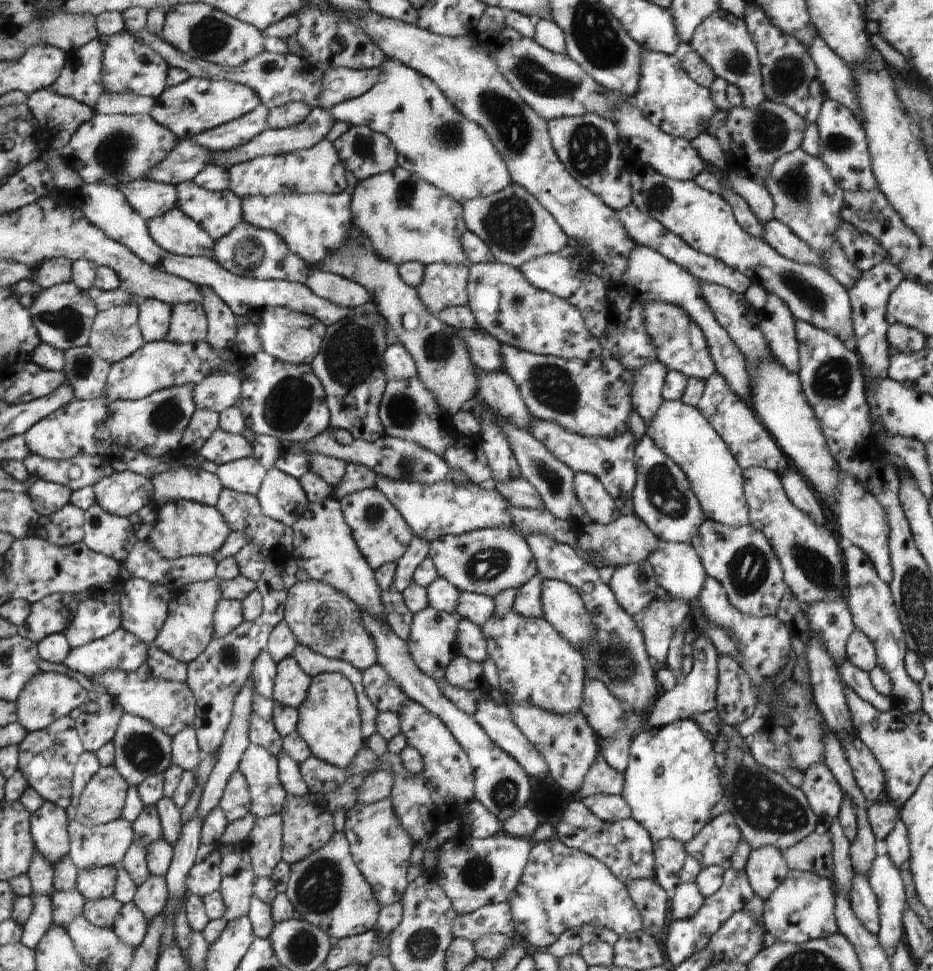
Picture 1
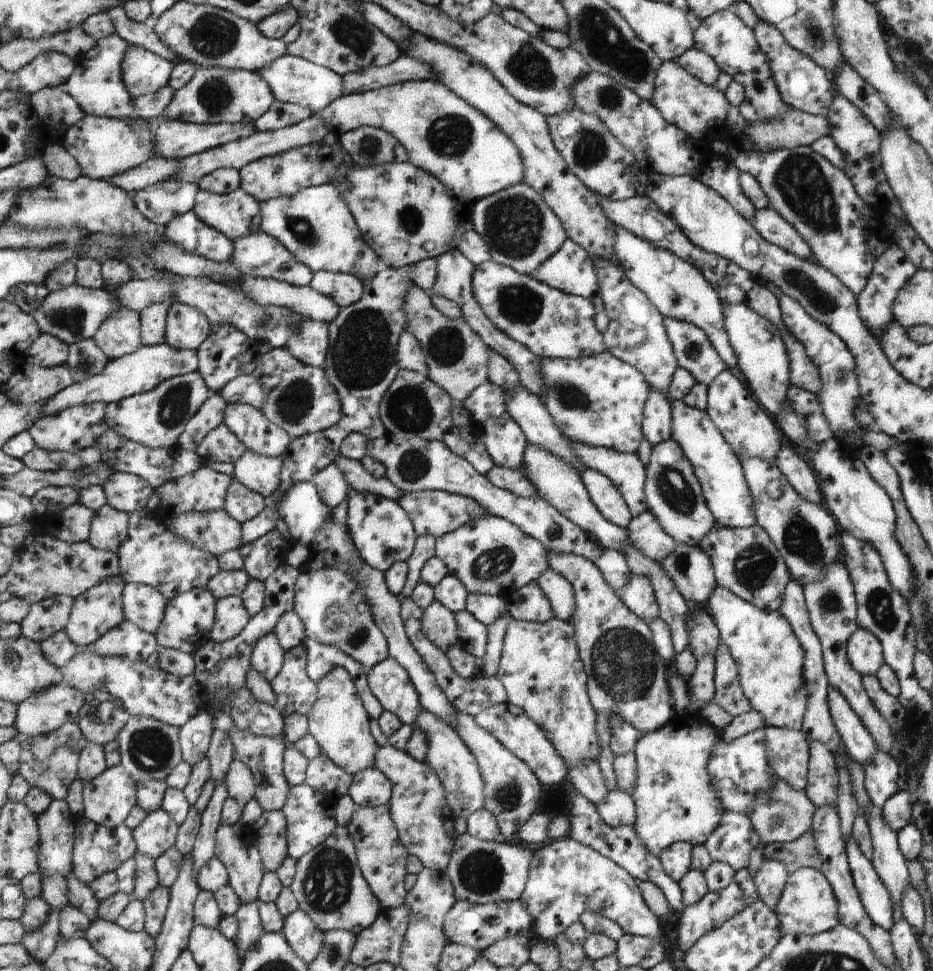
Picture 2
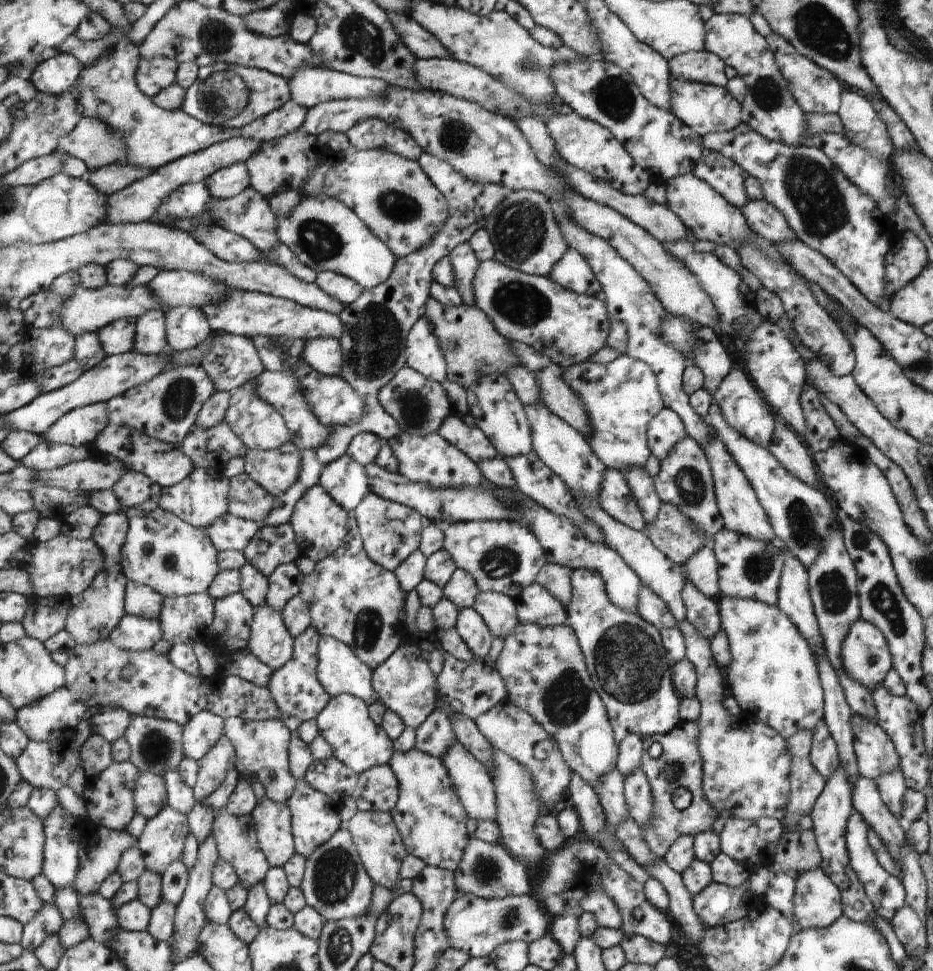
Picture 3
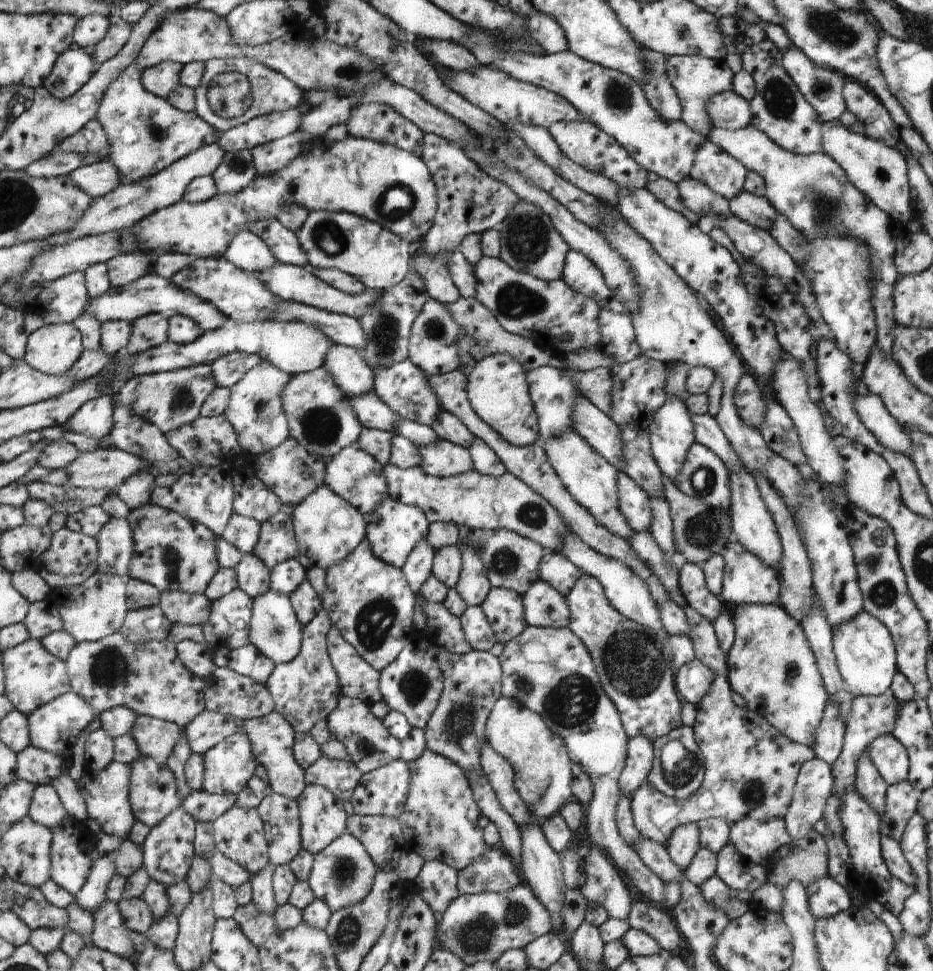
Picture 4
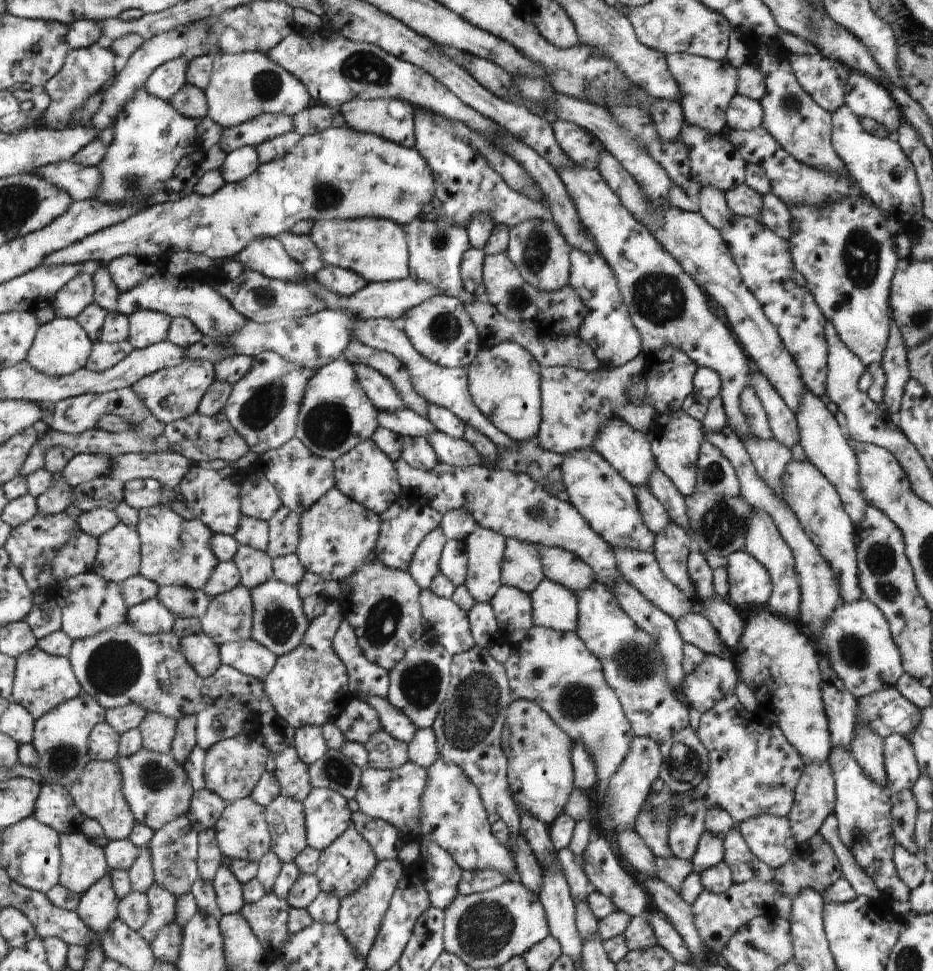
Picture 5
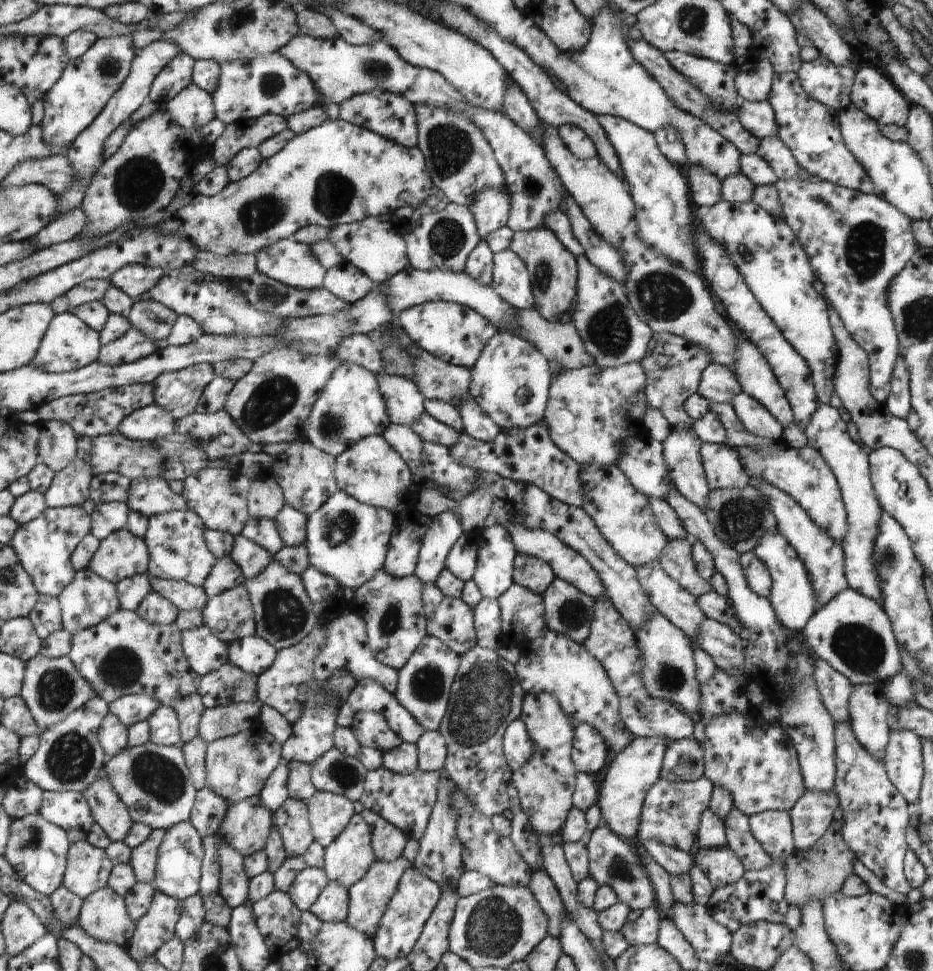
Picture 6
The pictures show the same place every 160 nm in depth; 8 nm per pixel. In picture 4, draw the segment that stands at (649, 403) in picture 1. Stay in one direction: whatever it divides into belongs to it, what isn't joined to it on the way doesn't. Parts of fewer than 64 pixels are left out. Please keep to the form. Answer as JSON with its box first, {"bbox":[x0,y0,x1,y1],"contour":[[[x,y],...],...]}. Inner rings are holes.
{"bbox":[649,395,695,480],"contour":[[[670,395],[649,425],[649,441],[661,474],[674,480],[681,471],[689,446],[695,441],[694,425],[685,403]]]}

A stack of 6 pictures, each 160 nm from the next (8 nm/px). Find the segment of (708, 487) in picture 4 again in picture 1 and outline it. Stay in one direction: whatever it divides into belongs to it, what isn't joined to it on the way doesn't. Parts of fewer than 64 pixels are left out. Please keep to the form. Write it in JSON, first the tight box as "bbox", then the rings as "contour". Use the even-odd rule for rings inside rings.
{"bbox":[632,434,706,543],"contour":[[[646,434],[637,442],[634,456],[637,472],[635,487],[632,491],[634,514],[646,523],[646,526],[657,535],[659,540],[675,543],[690,543],[706,519],[705,513],[701,509],[700,503],[690,486],[690,481],[686,478],[680,466],[669,456],[666,456],[657,443],[653,441],[653,438]]]}

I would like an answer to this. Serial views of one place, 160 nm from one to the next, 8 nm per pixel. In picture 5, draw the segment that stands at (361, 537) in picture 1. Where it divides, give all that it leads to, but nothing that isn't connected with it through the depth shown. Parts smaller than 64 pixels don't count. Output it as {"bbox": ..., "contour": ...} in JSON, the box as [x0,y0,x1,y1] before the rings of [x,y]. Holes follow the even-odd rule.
{"bbox":[372,498,443,571],"contour":[[[397,498],[390,508],[380,517],[380,534],[372,554],[380,559],[387,567],[394,567],[401,571],[408,571],[412,564],[414,553],[420,548],[421,542],[429,533],[440,526],[443,515],[438,514],[431,506],[426,506],[420,500],[409,498]]]}

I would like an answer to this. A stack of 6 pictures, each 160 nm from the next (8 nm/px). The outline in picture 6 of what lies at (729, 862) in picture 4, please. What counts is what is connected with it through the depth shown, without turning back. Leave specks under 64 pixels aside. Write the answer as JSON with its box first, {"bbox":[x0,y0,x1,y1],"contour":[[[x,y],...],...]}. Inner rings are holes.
{"bbox":[724,806,773,871],"contour":[[[736,806],[724,818],[724,828],[727,846],[745,864],[745,871],[762,870],[773,862],[765,848],[754,838],[750,829],[750,820]]]}

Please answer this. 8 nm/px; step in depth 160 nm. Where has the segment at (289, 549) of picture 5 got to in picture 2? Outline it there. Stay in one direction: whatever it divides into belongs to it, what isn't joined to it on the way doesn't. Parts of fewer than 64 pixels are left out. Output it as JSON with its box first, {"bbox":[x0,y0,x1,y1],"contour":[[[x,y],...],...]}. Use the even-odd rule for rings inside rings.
{"bbox":[240,529,291,583],"contour":[[[272,529],[254,542],[240,546],[246,574],[250,579],[264,583],[274,569],[282,564],[283,561],[279,560],[282,548],[291,545],[291,541],[283,540],[280,533]]]}

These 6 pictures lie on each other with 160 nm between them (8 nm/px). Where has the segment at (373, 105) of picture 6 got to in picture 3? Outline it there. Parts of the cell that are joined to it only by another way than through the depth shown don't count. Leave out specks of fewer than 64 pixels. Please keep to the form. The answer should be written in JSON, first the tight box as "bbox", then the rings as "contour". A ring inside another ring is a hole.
{"bbox":[345,119,424,161],"contour":[[[365,119],[345,133],[351,146],[358,150],[386,149],[411,161],[417,161],[424,152],[405,130],[382,119]]]}

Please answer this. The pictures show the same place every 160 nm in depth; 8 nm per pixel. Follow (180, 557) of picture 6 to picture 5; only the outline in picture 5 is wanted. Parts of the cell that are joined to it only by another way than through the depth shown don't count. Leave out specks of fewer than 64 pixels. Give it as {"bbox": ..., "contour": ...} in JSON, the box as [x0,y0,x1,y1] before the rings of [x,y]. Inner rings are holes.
{"bbox":[137,505,220,590],"contour":[[[156,505],[138,511],[137,533],[141,539],[140,573],[161,588],[180,585],[194,590],[204,590],[209,578],[220,564],[212,551],[213,532],[201,519],[182,518],[167,505]]]}

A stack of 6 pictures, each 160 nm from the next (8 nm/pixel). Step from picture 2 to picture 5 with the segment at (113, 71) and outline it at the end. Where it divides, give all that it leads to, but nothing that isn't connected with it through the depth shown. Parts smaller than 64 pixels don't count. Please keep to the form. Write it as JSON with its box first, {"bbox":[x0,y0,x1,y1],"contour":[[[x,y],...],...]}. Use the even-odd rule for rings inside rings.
{"bbox":[96,87,223,208],"contour":[[[144,87],[134,93],[131,101],[118,111],[112,124],[113,139],[107,146],[104,158],[97,164],[101,172],[102,182],[99,186],[96,199],[107,203],[138,203],[146,208],[147,202],[173,176],[182,158],[194,154],[194,151],[203,151],[205,148],[219,144],[223,128],[208,116],[202,118],[186,118],[172,105],[157,96],[151,95]]]}

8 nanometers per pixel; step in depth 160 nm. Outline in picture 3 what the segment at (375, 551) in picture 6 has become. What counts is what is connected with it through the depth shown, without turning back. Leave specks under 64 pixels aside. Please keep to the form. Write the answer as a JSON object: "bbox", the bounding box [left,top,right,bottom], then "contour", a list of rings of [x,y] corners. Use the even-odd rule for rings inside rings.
{"bbox":[289,483,349,563],"contour":[[[319,483],[309,488],[302,495],[302,498],[296,501],[289,520],[298,545],[298,557],[308,556],[317,563],[335,552],[339,546],[344,544],[344,538],[348,536],[348,516],[349,514],[337,504]]]}

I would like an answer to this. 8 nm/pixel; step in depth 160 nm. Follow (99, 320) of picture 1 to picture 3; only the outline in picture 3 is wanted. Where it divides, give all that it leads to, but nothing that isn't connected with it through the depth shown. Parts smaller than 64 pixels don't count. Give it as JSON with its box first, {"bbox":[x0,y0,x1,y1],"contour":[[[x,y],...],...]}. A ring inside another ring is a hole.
{"bbox":[98,317,135,356],"contour":[[[124,317],[111,322],[98,332],[106,356],[121,355],[134,350],[135,322],[135,319]]]}

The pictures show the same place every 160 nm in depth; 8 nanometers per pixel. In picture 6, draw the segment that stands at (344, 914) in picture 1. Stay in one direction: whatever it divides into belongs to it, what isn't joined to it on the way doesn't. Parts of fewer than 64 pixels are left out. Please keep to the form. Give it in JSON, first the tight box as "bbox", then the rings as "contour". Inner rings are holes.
{"bbox":[323,814,376,889],"contour":[[[354,814],[345,831],[325,849],[323,870],[329,881],[350,889],[372,868],[376,861],[370,846],[369,824],[361,814]]]}

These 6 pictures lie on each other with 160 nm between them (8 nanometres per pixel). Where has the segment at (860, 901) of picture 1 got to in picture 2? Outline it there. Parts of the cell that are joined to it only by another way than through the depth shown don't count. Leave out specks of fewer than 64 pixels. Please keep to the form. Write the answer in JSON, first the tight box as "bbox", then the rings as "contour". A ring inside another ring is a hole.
{"bbox":[845,836,893,932],"contour":[[[851,836],[845,846],[850,872],[868,916],[886,932],[892,928],[893,902],[878,873]]]}

